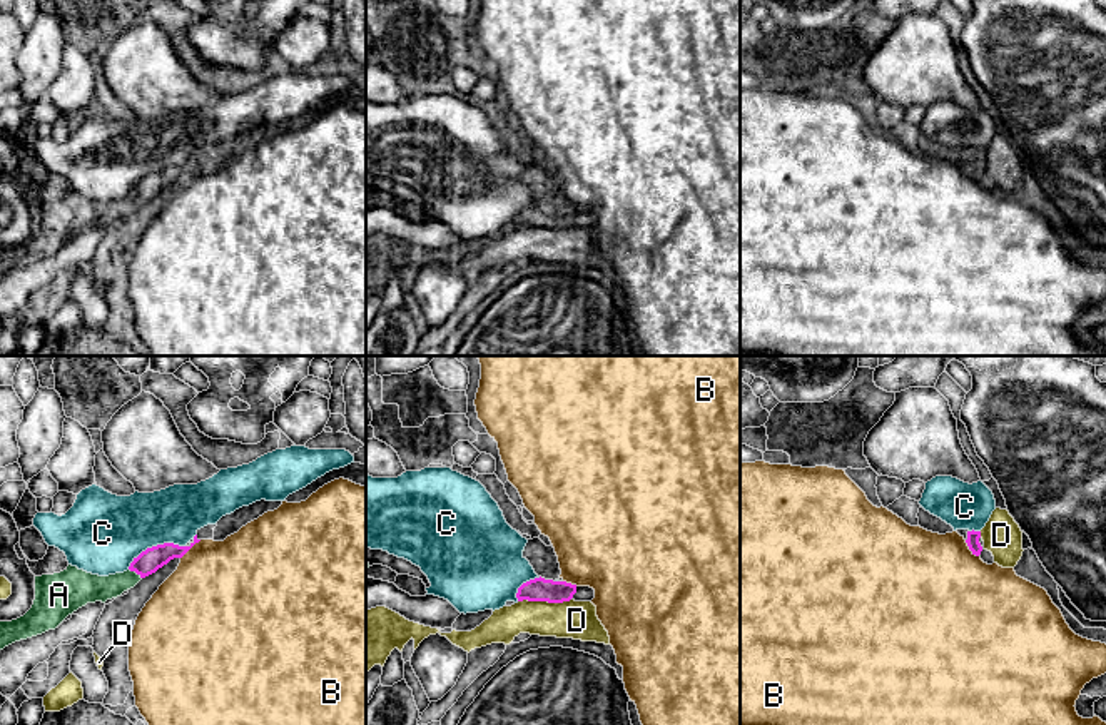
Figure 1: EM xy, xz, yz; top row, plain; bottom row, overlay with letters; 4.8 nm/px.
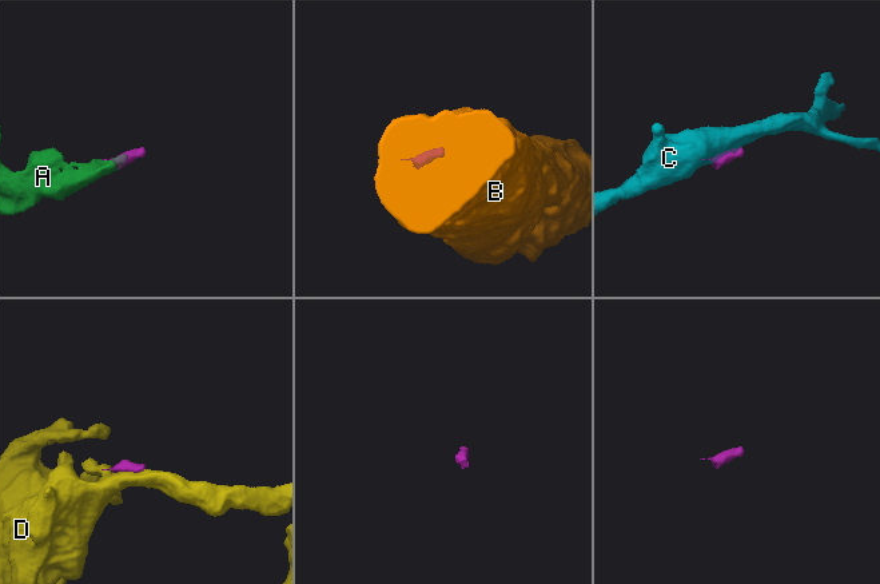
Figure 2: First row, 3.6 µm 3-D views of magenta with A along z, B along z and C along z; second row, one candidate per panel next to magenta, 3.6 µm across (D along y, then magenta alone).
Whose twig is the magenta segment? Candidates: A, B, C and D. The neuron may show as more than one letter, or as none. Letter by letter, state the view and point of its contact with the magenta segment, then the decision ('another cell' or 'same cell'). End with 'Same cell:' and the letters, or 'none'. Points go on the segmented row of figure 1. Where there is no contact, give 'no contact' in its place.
A: contact xy (136, 572); same cell
B: contact xy (191, 547); another cell
C: contact xy (154, 547); another cell
D: contact xz (543, 600); another cell
Same cell: A

